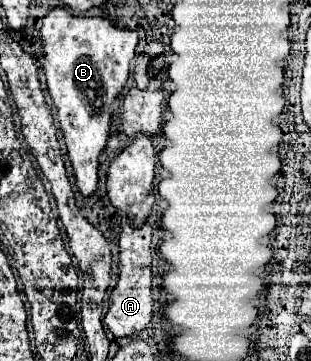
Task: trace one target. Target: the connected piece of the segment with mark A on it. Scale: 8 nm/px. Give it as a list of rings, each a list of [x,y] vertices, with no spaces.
[[[122,217],[122,235],[120,235],[120,277],[118,285],[110,293],[110,309],[106,313],[106,325],[116,339],[132,337],[134,333],[148,327],[152,311],[152,227],[146,223],[140,229],[134,229]]]

